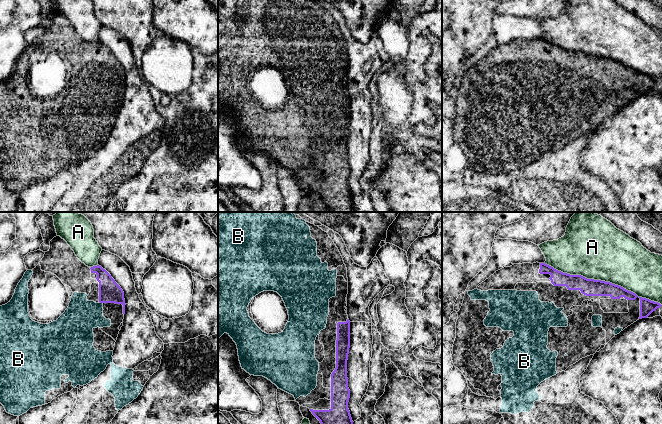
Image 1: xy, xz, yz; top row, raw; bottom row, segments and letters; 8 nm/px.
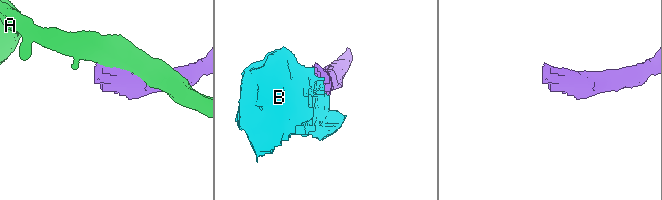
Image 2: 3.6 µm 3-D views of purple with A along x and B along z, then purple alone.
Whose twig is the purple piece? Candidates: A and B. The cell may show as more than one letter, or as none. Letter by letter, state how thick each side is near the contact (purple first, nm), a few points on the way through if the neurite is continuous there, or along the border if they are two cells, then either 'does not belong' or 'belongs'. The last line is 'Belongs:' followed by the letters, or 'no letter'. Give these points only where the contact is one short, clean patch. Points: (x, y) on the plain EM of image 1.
A: calibres 140 and 440 nm; does not belong
B: calibres 180 and 280 nm; way xy (109, 67), (101, 78), (77, 98); belongs
Belongs: B

